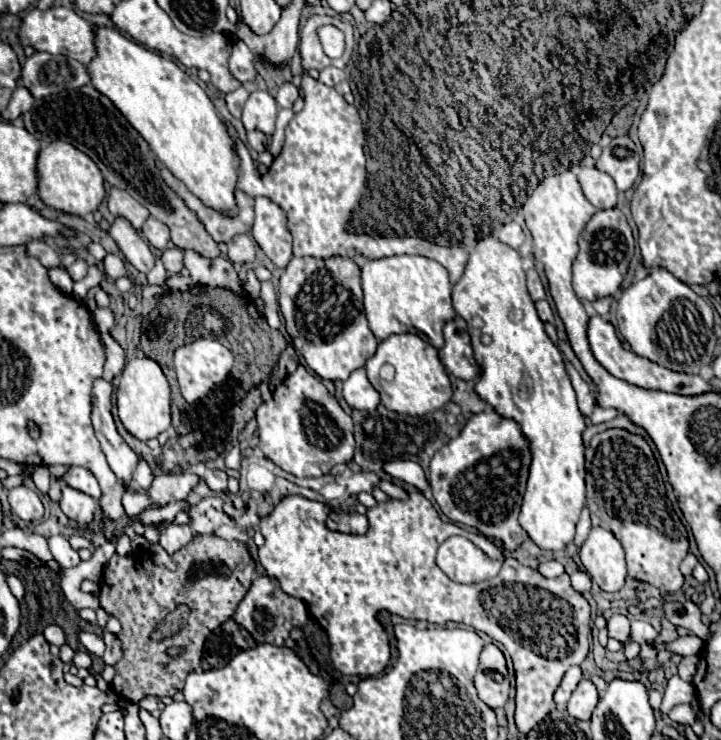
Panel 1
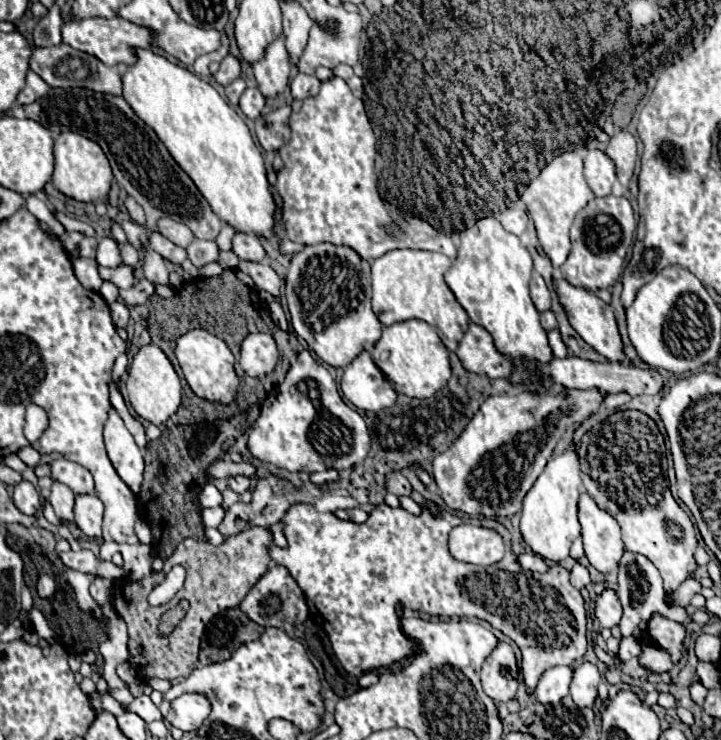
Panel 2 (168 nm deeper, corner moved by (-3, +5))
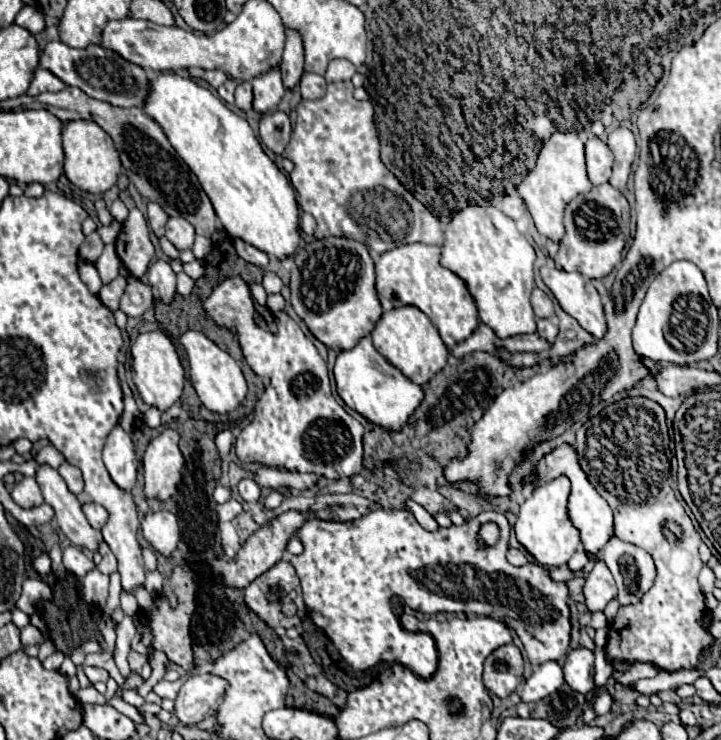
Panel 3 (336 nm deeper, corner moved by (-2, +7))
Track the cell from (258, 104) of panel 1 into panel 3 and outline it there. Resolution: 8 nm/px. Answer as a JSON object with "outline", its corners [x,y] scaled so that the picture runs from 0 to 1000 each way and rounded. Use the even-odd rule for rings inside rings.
{"outline":[[[333,112],[327,118],[327,145],[336,150],[350,147],[350,115],[347,112]]]}

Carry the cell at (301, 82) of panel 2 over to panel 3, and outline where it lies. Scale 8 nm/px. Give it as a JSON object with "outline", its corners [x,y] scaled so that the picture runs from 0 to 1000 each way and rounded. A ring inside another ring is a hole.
{"outline":[[[422,99],[416,107],[419,134],[444,134],[452,126],[452,107],[438,99]]]}

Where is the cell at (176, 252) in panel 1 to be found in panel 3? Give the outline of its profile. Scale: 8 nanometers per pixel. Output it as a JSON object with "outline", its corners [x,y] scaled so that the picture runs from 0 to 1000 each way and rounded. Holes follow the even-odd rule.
{"outline":[[[205,274],[205,304],[208,304],[211,312],[216,315],[216,320],[225,320],[225,318],[227,318],[227,304],[230,304],[230,299],[233,299],[230,285],[227,285],[222,277]]]}

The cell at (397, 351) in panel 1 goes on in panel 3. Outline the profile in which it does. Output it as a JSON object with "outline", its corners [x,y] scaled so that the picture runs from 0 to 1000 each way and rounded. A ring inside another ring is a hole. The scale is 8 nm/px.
{"outline":[[[571,412],[533,420],[513,455],[519,469],[544,493],[549,493],[563,509],[569,509],[574,518],[583,518],[583,520],[594,518],[619,493],[619,485],[621,485],[621,469],[610,458],[607,445],[580,415],[571,415]]]}

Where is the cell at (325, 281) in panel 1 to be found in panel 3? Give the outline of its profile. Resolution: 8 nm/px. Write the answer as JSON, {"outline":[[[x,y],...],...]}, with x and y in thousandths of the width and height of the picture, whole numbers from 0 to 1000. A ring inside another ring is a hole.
{"outline":[[[452,320],[444,326],[430,326],[416,342],[408,345],[411,361],[405,364],[405,380],[402,380],[402,393],[405,393],[405,415],[408,420],[419,428],[419,434],[427,439],[433,453],[444,458],[452,469],[463,474],[474,472],[488,472],[505,453],[510,453],[521,434],[530,426],[530,412],[524,407],[521,396],[521,369],[519,369],[519,353],[499,326],[491,323],[477,323],[477,320]]]}

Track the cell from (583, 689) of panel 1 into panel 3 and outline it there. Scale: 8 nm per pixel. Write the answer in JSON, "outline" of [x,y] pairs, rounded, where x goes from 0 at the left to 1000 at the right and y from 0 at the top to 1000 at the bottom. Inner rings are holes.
{"outline":[[[802,874],[785,885],[782,896],[782,918],[785,923],[804,936],[816,936],[824,928],[824,882]]]}

